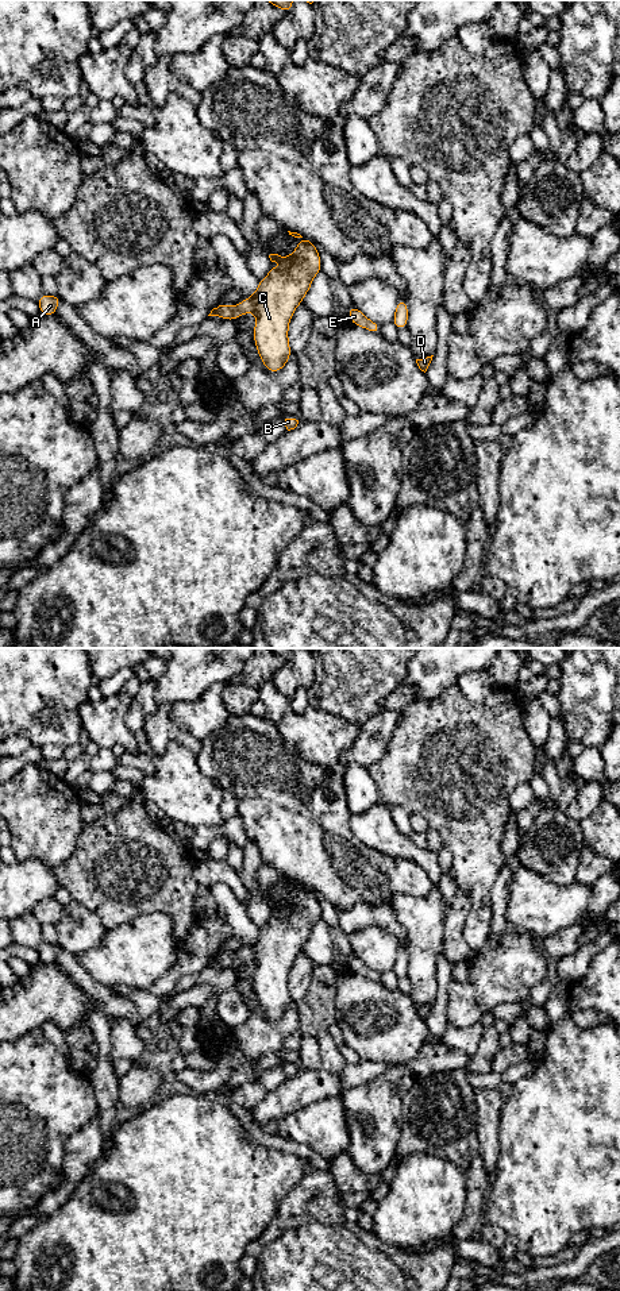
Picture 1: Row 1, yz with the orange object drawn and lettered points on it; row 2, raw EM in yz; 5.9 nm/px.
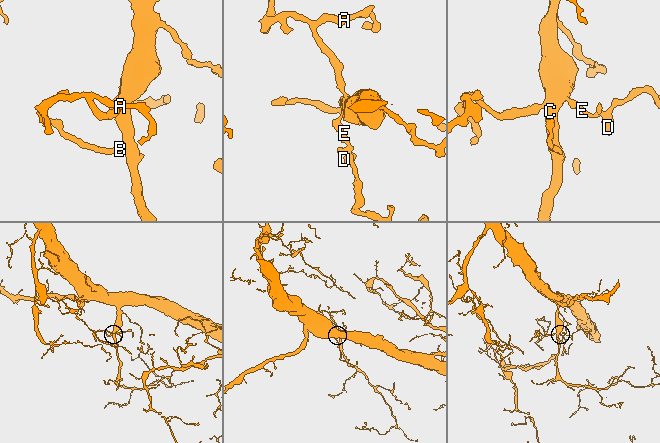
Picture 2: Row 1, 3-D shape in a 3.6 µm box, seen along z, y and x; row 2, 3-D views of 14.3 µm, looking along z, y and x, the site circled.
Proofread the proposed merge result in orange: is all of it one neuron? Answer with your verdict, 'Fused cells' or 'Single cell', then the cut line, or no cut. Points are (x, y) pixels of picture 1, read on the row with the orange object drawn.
Single cell. No split

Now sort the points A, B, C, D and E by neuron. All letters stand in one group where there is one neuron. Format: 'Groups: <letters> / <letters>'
Groups: A B C D E

